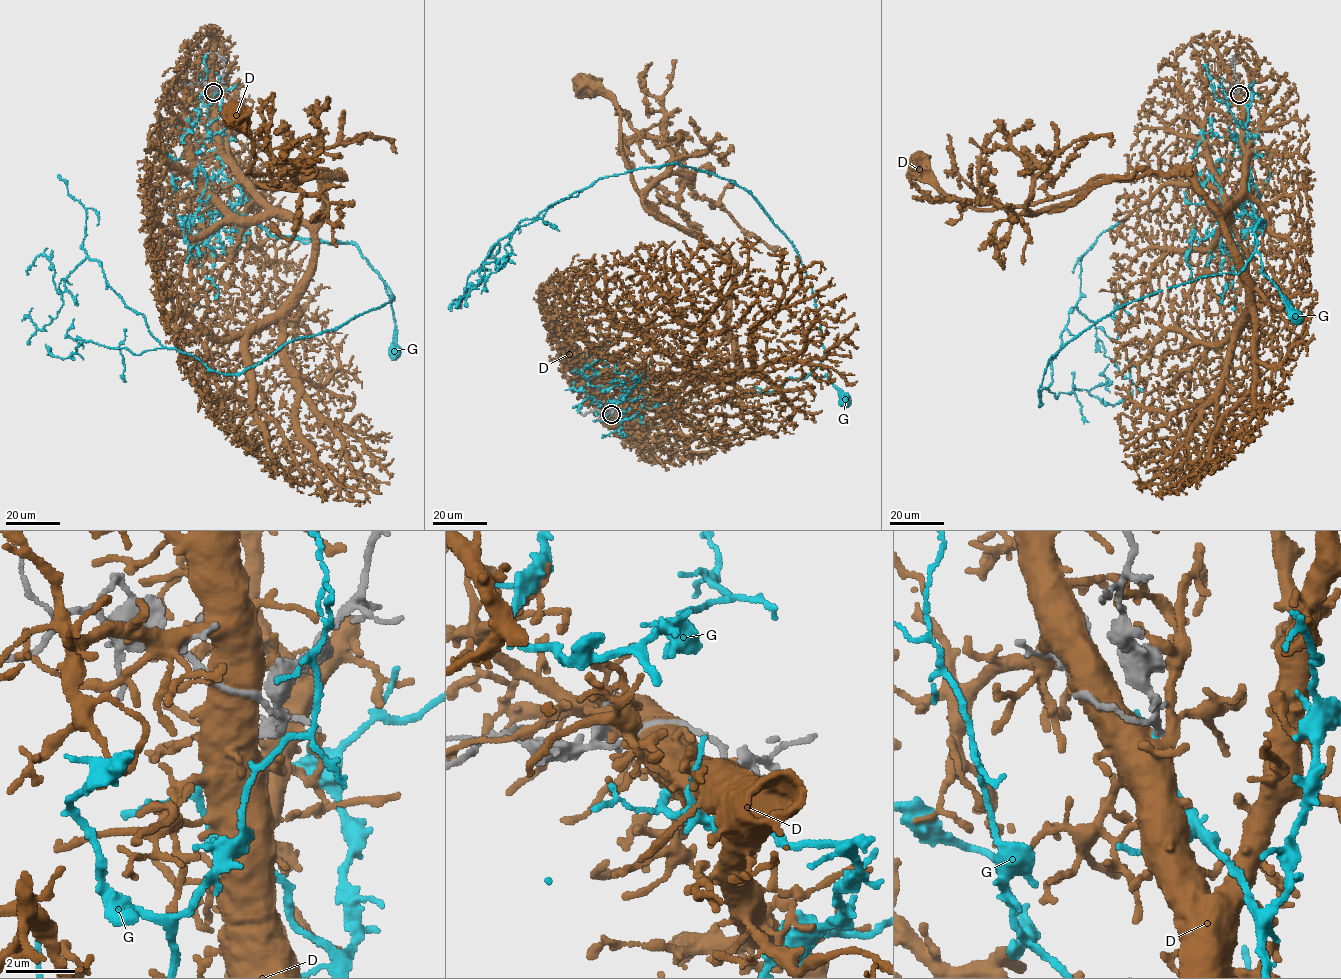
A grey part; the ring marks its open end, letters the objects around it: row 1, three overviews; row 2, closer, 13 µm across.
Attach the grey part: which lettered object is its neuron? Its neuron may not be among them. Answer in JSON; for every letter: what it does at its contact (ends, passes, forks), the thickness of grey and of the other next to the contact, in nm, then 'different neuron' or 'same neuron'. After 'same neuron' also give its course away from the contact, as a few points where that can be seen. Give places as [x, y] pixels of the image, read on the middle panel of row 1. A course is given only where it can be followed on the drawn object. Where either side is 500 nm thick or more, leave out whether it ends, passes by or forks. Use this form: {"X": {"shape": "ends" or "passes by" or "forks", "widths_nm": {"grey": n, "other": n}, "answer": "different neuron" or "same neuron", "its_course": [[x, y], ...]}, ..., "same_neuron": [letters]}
{"D": {"shape": "forks", "widths_nm": {"grey": 160, "other": 480}, "answer": "different neuron"}, "G": {"shape": "passes by", "widths_nm": {"grey": 180, "other": 110}, "answer": "same neuron", "its_course": [[611, 414], [623, 417], [659, 402], [771, 394], [789, 378], [811, 374], [826, 374], [845, 402]]}, "same_neuron": ["G"]}

